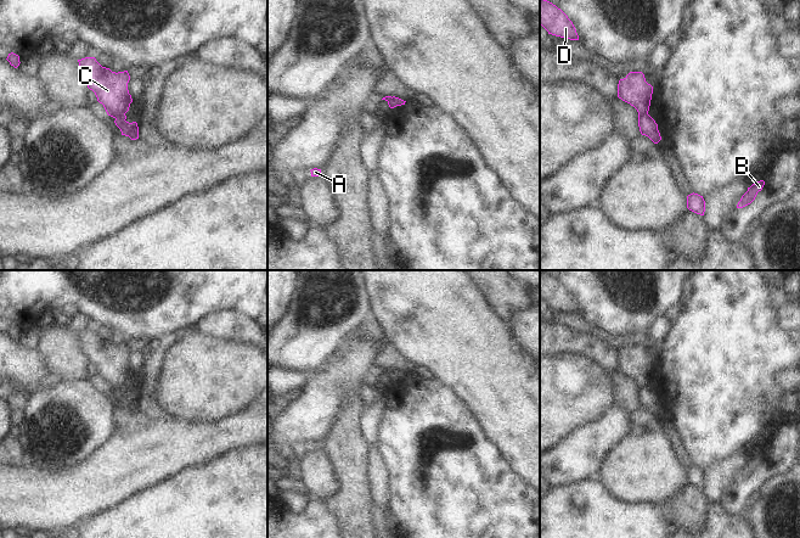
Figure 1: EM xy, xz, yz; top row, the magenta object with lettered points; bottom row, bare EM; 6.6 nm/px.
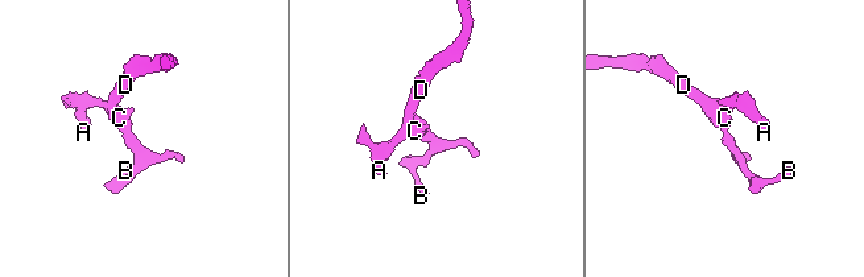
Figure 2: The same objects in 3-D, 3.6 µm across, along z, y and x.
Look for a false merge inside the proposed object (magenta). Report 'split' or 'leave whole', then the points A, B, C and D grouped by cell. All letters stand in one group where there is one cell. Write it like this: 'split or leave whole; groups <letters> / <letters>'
split; groups A C D / B

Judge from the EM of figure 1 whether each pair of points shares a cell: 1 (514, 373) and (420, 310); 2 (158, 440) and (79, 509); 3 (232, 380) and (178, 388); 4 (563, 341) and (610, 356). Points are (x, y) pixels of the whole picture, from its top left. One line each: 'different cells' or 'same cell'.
1: same cell
2: same cell
3: same cell
4: same cell

